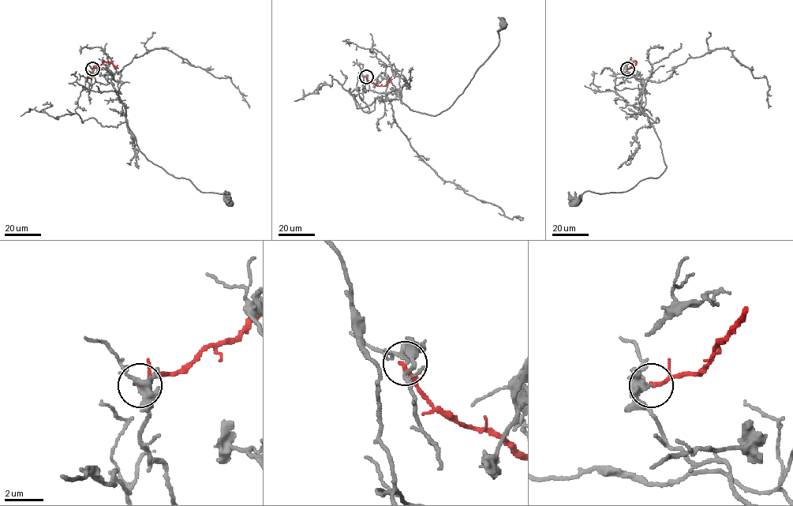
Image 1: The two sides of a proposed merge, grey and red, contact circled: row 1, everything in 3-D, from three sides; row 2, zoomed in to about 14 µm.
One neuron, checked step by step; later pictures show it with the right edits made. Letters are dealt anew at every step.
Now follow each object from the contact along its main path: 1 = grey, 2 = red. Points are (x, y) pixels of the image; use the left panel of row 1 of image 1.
1: (92, 69), (96, 81), (111, 82), (139, 150), (149, 161), (202, 193), (225, 191), (229, 203)
2: (92, 69), (106, 61), (117, 69)

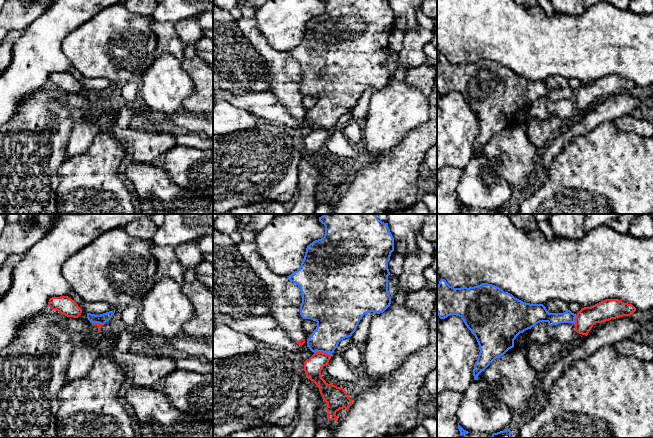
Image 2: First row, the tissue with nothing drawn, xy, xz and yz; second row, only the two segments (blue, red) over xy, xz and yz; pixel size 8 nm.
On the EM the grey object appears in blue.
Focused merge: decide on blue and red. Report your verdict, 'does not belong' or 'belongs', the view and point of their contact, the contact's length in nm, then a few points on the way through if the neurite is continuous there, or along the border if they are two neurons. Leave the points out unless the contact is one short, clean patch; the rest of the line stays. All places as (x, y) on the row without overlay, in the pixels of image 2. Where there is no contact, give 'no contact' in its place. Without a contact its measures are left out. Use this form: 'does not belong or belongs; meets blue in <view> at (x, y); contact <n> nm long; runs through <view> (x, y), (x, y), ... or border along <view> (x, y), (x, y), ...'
does not belong; meets blue in xz at (322, 127); contact 140 nm long; border along xz (314, 128), (325, 128), (330, 131)

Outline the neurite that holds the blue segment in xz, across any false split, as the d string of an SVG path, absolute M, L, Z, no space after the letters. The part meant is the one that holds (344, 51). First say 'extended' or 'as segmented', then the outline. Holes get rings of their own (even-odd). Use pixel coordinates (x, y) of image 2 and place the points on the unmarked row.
as segmented | M388 0L324 2L324 13L307 22L301 42L287 53L300 64L301 93L317 98L307 122L314 129L332 131L341 116L352 112L365 90L380 90L390 82L388 38L394 27L394 14Z

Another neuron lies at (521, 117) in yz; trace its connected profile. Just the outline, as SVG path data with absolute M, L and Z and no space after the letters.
M530 105L520 109L514 116L514 123L518 125L524 125L530 115Z

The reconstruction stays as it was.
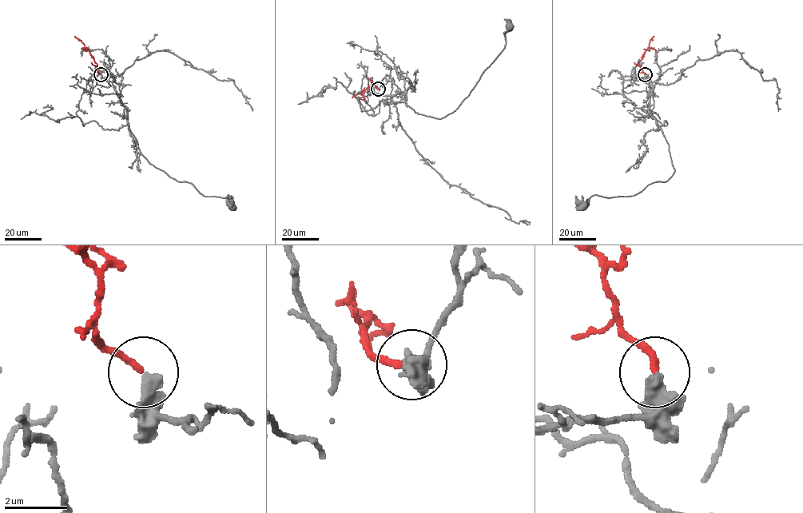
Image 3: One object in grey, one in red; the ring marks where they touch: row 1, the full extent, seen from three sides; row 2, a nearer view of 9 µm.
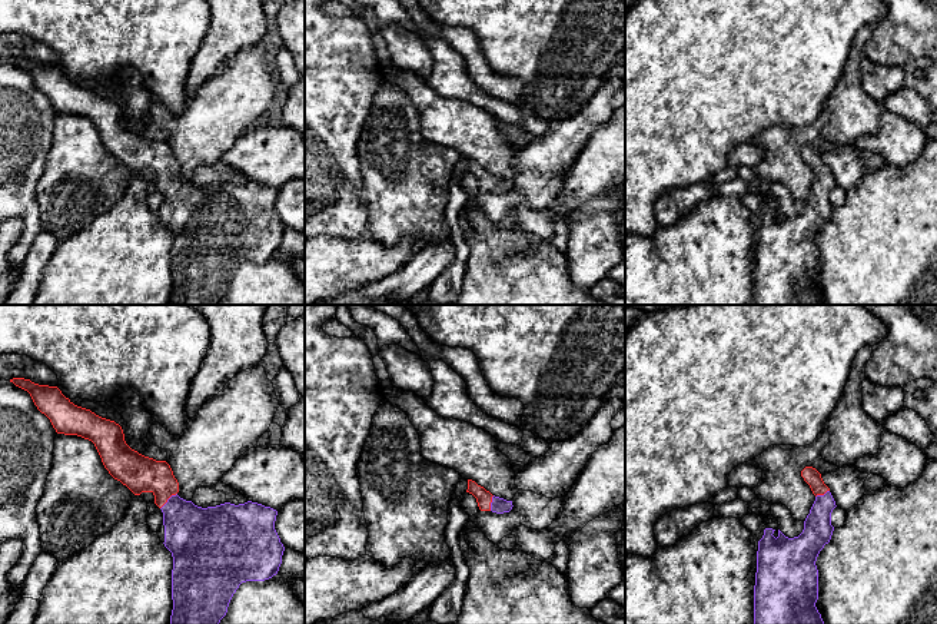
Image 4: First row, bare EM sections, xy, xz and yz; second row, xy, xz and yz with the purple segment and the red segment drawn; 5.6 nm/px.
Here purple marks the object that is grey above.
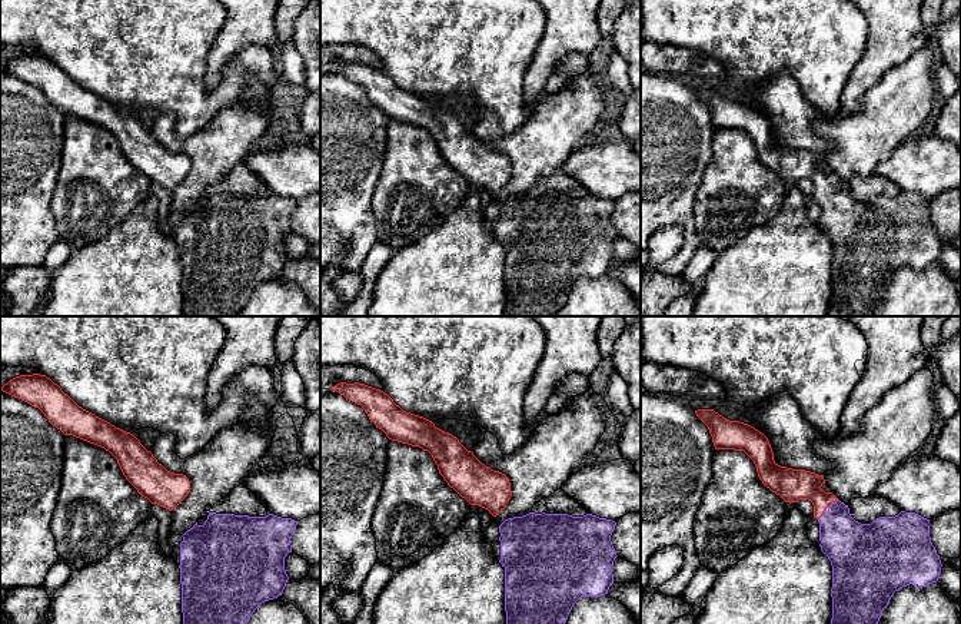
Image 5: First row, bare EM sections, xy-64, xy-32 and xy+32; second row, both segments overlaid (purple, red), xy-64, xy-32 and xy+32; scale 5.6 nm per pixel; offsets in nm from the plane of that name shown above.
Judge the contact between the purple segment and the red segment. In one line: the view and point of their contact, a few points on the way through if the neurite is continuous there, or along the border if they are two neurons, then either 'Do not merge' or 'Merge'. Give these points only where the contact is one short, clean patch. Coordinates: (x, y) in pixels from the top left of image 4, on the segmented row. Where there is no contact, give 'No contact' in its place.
Touches purple at xy (168, 500). Path across: xy (193, 535), (168, 500), (140, 474). Merge

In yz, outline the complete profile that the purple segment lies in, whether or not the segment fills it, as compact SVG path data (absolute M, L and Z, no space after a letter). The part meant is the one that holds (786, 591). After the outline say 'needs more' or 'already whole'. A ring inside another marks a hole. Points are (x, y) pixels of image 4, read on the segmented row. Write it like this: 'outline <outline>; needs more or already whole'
outline M805 467L801 477L810 485L815 501L804 521L804 530L798 537L788 538L778 530L765 528L758 541L757 572L754 585L754 624L824 624L815 603L818 600L818 570L817 557L825 544L830 542L834 527L831 525L831 512L837 507L824 484L821 474Z; needs more

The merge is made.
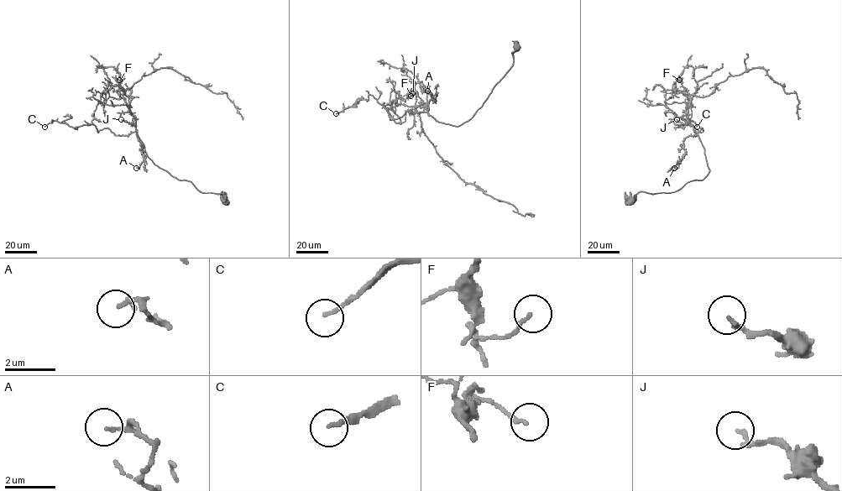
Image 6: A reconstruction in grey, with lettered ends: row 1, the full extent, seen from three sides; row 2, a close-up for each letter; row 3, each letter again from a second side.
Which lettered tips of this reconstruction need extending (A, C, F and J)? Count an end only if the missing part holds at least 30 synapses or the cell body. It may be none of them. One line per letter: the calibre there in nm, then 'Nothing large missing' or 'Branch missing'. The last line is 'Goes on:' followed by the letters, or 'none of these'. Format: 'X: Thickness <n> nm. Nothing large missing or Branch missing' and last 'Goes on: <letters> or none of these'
A: Thickness 130 nm. Nothing large missing
C: Thickness 150 nm. Branch missing
F: Thickness 130 nm. Nothing large missing
J: Thickness 170 nm. Nothing large missing
Goes on: C

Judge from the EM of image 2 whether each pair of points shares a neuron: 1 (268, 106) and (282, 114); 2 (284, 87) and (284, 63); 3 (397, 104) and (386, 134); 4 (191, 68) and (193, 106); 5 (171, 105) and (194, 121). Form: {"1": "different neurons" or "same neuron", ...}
{"1": "same neuron", "2": "same neuron", "3": "same neuron", "4": "same neuron", "5": "different neurons"}

